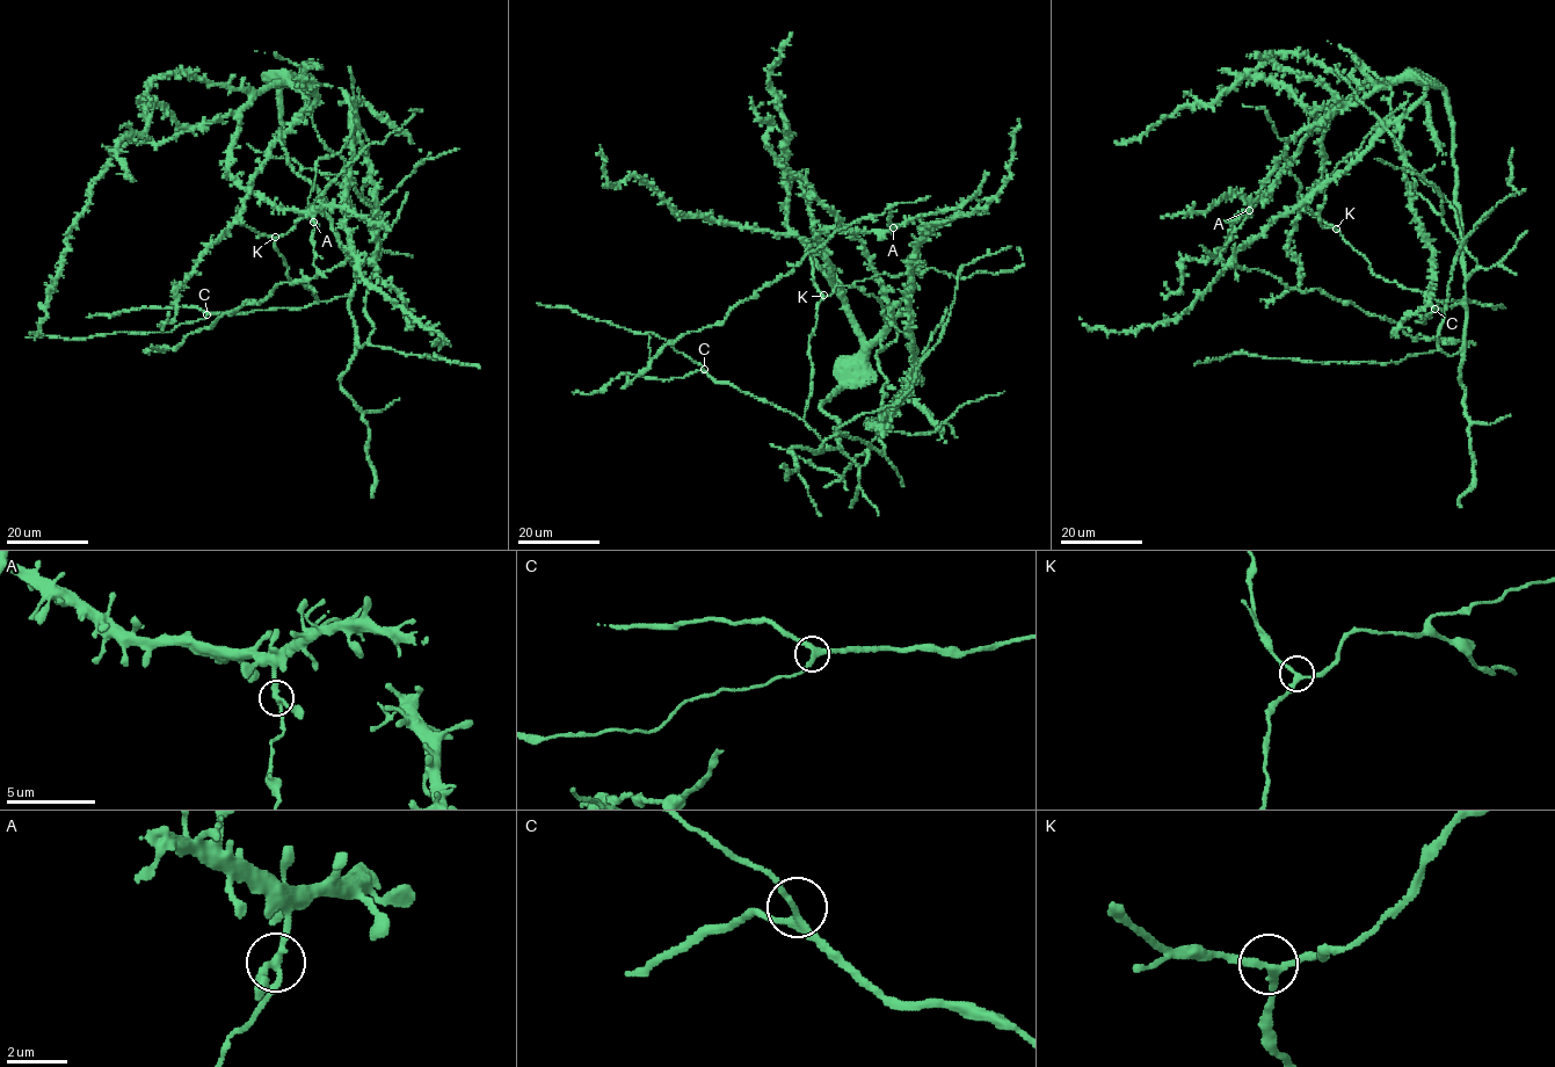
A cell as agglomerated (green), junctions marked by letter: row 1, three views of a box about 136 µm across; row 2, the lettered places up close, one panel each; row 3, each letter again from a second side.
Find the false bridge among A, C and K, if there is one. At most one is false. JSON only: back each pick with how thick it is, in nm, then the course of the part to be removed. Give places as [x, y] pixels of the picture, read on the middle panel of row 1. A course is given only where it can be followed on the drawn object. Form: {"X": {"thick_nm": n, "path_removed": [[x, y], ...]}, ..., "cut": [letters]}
{"A": {"thick_nm": 220, "path_removed": [[892, 227], [888, 204], [881, 215], [837, 230], [720, 322], [668, 342], [622, 387]]}, "cut": ["A"]}

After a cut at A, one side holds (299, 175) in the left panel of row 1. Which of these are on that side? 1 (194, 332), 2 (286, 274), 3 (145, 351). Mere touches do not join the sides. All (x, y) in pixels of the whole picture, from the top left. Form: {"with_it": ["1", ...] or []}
{"with_it": ["2"]}

